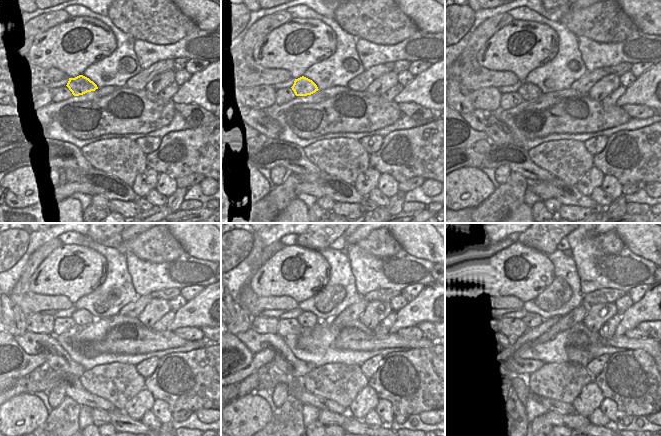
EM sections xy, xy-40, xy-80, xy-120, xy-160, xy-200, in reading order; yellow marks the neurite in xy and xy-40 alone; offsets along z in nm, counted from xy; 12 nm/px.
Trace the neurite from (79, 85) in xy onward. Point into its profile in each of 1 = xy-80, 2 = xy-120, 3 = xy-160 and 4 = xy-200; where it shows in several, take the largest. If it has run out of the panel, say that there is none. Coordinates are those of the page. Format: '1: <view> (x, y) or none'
1: xy-80 (528, 91)
2: xy-120 (80, 317)
3: xy-160 (307, 319)
4: xy-200 (531, 320)

